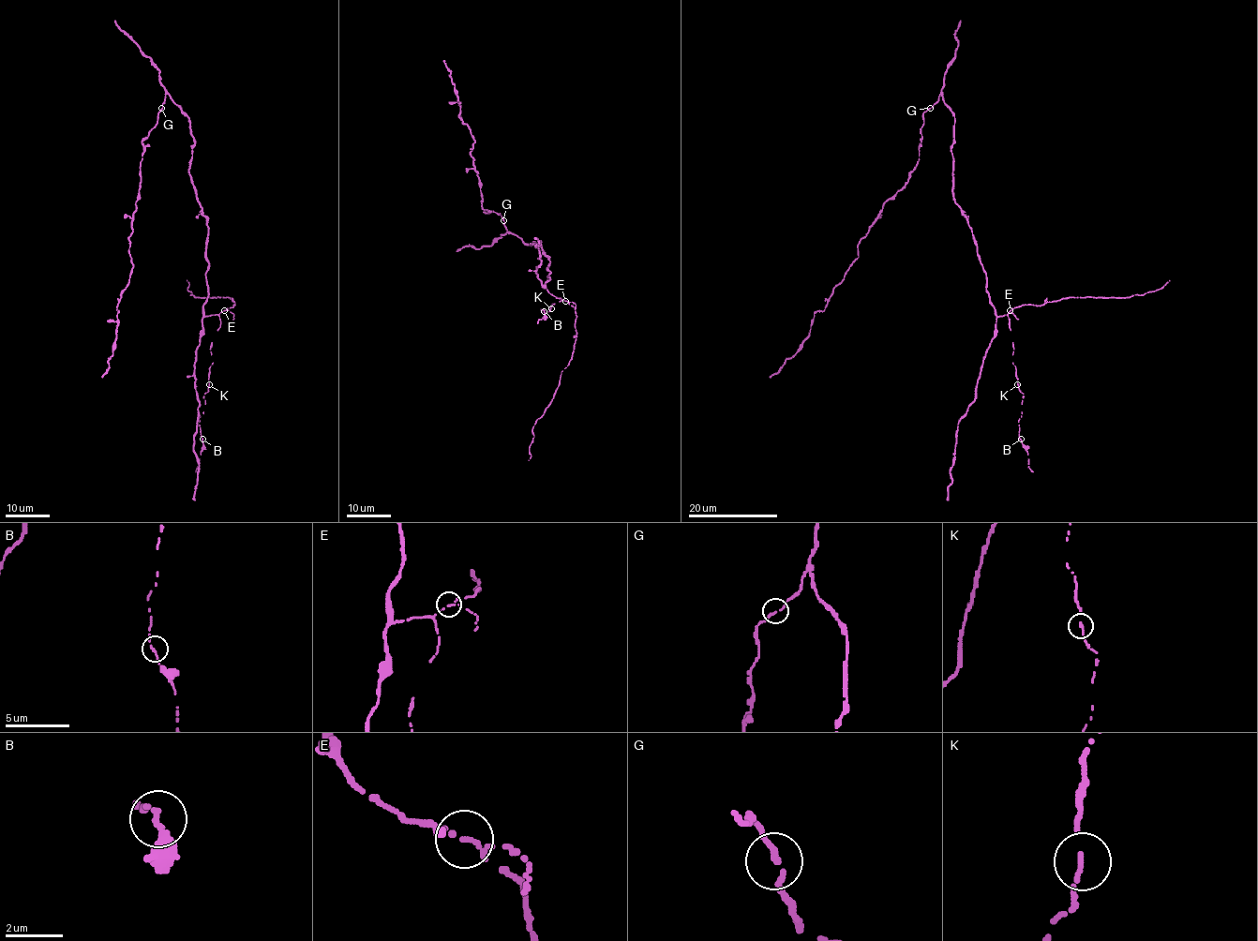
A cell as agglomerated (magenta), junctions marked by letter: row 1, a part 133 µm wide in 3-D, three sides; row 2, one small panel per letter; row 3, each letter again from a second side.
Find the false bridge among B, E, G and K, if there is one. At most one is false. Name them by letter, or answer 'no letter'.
no letter

